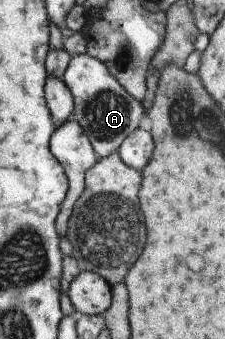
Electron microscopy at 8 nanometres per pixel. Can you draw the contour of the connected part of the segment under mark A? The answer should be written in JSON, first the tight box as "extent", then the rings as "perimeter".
{"extent":[63,52,148,159],"perimeter":[[[87,52],[74,55],[63,78],[75,98],[72,118],[81,122],[102,159],[119,152],[125,140],[138,129],[148,127],[148,114],[144,104],[118,82],[104,61],[90,56]]]}

